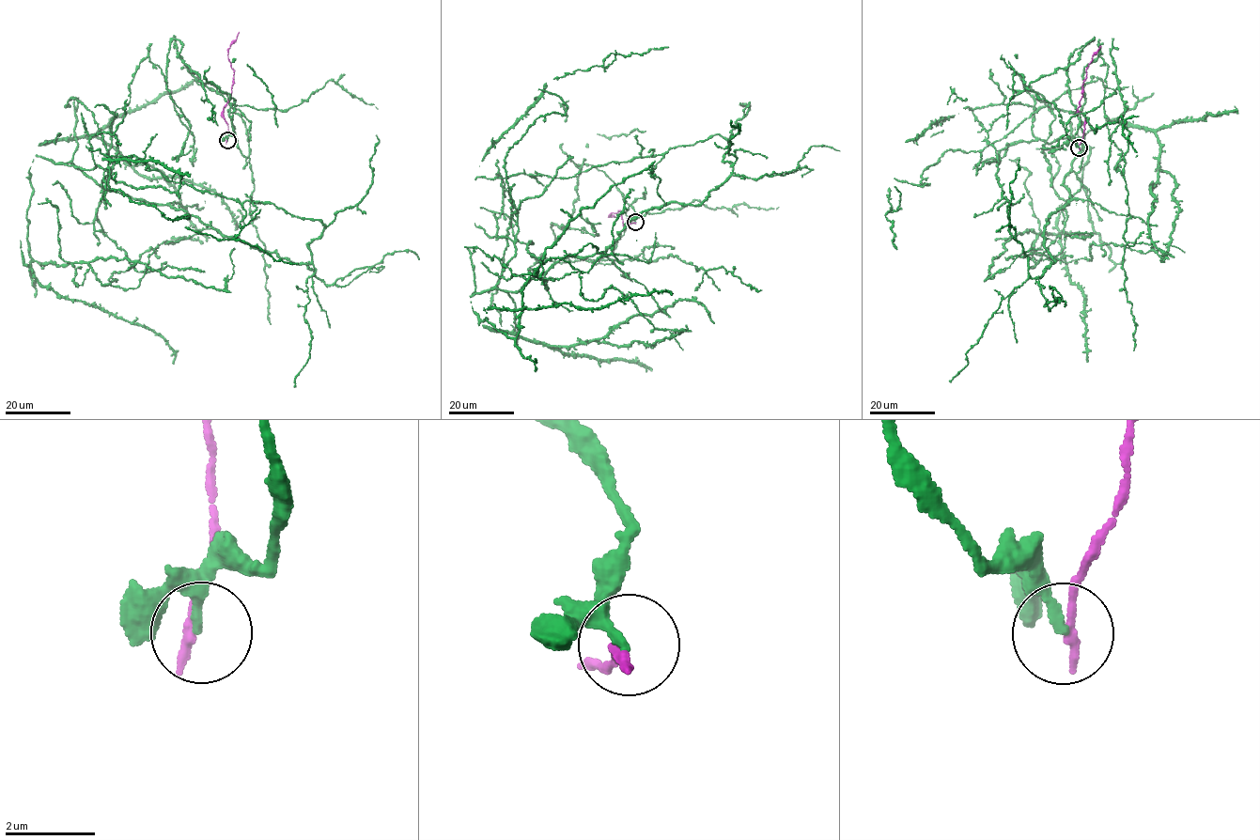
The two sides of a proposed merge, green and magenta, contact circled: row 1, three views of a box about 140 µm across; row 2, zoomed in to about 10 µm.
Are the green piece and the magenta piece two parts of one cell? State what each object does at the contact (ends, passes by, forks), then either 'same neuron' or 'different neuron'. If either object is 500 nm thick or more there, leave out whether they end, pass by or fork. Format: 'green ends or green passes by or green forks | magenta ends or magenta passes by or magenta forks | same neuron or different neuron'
green ends | magenta ends | different neuron

